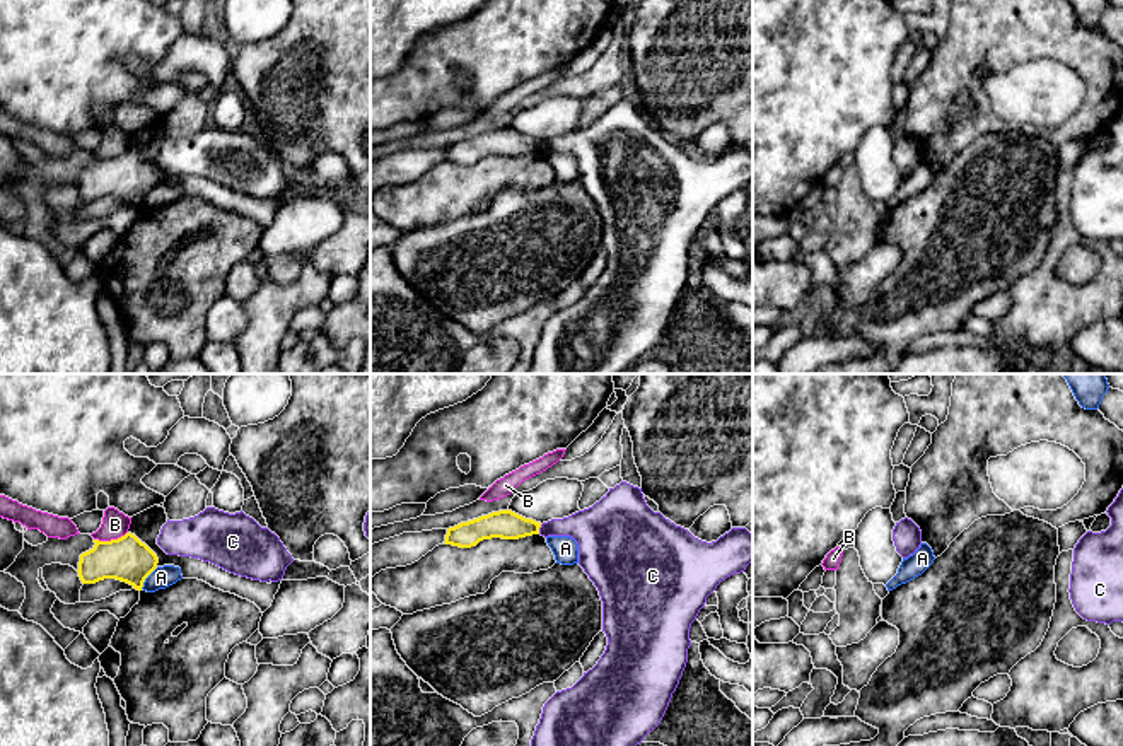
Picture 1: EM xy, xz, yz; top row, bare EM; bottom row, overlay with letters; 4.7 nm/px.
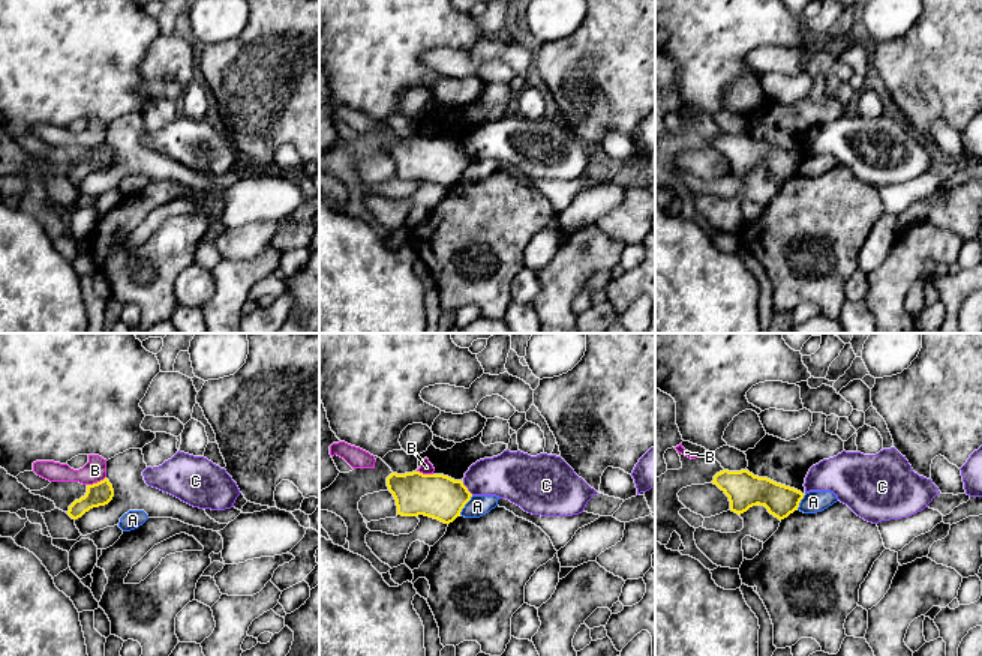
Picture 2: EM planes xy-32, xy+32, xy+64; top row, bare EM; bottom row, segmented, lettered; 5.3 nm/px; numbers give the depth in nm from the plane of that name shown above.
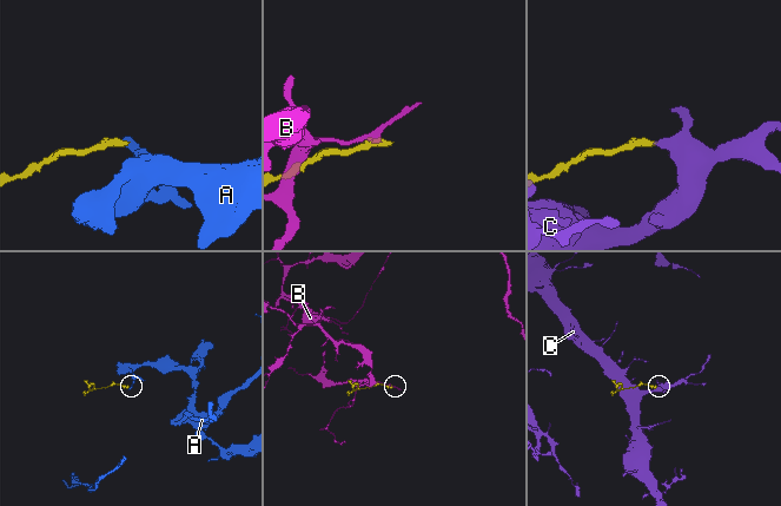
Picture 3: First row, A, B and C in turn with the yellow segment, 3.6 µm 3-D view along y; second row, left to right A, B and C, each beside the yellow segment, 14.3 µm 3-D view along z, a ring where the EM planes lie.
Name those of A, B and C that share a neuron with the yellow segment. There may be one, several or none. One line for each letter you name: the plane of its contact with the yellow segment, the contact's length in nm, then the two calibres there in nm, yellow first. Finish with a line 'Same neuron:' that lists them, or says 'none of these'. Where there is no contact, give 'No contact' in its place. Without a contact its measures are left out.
Same neuron: none of these

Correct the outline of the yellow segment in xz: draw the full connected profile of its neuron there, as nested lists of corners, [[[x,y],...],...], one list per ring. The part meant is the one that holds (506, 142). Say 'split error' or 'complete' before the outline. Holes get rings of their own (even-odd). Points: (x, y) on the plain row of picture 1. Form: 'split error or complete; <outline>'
complete; [[[498,128],[447,147],[445,162],[471,166],[483,157],[519,157],[539,152],[541,140],[526,137],[512,128]]]

